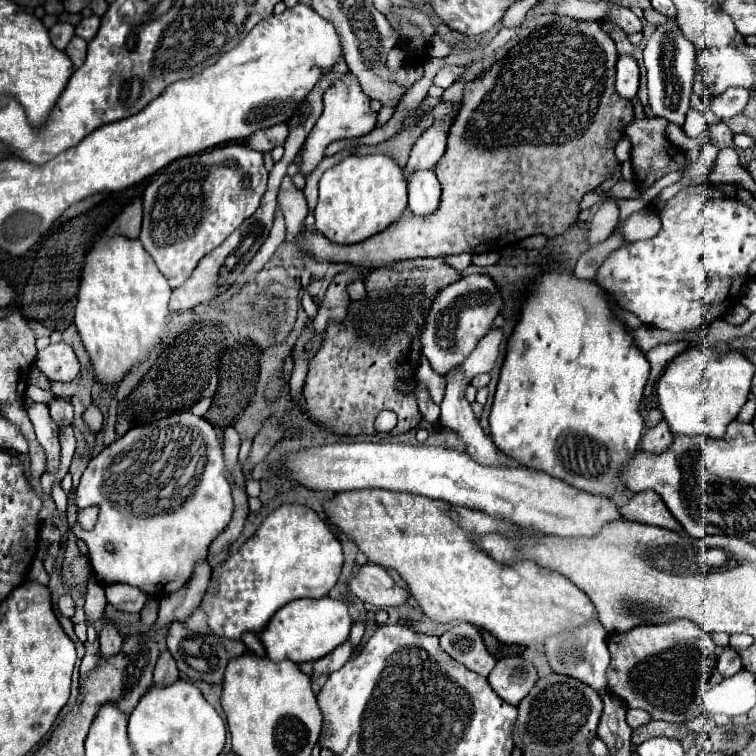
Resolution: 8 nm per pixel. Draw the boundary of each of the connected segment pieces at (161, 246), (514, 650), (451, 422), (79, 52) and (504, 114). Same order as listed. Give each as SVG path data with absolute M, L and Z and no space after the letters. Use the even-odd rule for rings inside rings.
M229 143L177 159L155 175L143 193L143 229L139 239L173 289L181 287L199 265L199 261L217 245L221 245L237 225L253 215L253 211L259 207L265 187L267 171L263 167L263 153L253 151L245 143Z
M481 631L481 635L483 635L483 639L485 639L485 645L489 647L489 651L497 657L497 659L501 659L501 657L505 657L505 655L520 655L524 647L518 645L503 645L503 643L499 643L489 631Z
M451 369L449 373L445 373L445 381L447 381L447 393L445 393L445 399L443 399L443 403L441 403L441 417L439 417L441 425L457 433L457 437L459 437L459 439L463 441L463 445L465 445L465 451L469 451L469 455L473 455L473 459L477 459L477 463L505 463L505 467L523 467L521 463L517 463L515 459L509 459L503 451L499 451L499 449L495 447L495 443L491 441L491 437L487 437L487 435L483 433L483 429L481 429L477 417L475 417L473 411L471 411L469 401L467 401L465 395L463 395L465 387L469 385L469 383L465 381L463 373L461 373L459 369Z
M73 37L73 39L69 41L69 47L65 49L65 53L67 53L67 57L71 59L71 63L73 63L75 69L81 67L83 61L85 61L85 53L87 53L87 41L81 39L81 37Z
M557 17L553 23L549 23L549 25L541 27L541 29L535 29L529 37L525 37L515 47L511 47L507 51L507 55L501 61L497 61L489 71L485 71L477 79L465 83L463 101L459 105L459 111L457 111L457 115L453 119L453 125L449 129L449 135L447 135L447 149L445 149L443 157L435 165L435 173L437 173L437 177L441 181L443 195L441 195L441 207L433 215L429 215L425 219L421 219L417 215L401 217L397 223L393 223L383 233L377 233L377 235L365 239L363 243L349 245L349 247L329 243L329 239L325 239L321 233L303 233L301 231L303 247L317 259L339 261L339 263L345 263L345 265L355 263L355 265L375 269L375 267L383 267L387 263L415 259L415 257L441 257L441 255L457 255L457 253L501 251L503 247L511 247L511 245L515 245L517 241L521 241L521 239L525 239L529 235L547 235L547 237L561 235L565 231L565 227L569 227L577 219L579 203L581 203L583 195L595 191L617 169L619 161L615 157L615 145L625 135L625 127L635 119L631 101L619 97L617 91L615 91L615 63L617 63L617 57L619 55L617 55L613 39L603 31L601 23L597 23L597 21L577 21L577 19L571 19L571 17Z

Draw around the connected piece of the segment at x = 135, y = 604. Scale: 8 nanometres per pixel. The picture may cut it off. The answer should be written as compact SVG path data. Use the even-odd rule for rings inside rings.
M113 583L113 585L105 587L105 595L107 595L107 603L111 603L119 611L141 613L141 609L145 605L145 593L137 591L135 587L129 587L127 583L123 583L123 585Z

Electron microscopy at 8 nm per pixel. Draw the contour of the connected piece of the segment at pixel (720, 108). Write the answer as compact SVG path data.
M729 89L721 95L717 95L717 99L713 99L711 109L719 119L731 119L739 113L743 113L745 105L749 101L749 91L747 89Z

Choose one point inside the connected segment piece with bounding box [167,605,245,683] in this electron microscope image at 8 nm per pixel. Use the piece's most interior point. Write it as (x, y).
(201, 656)

